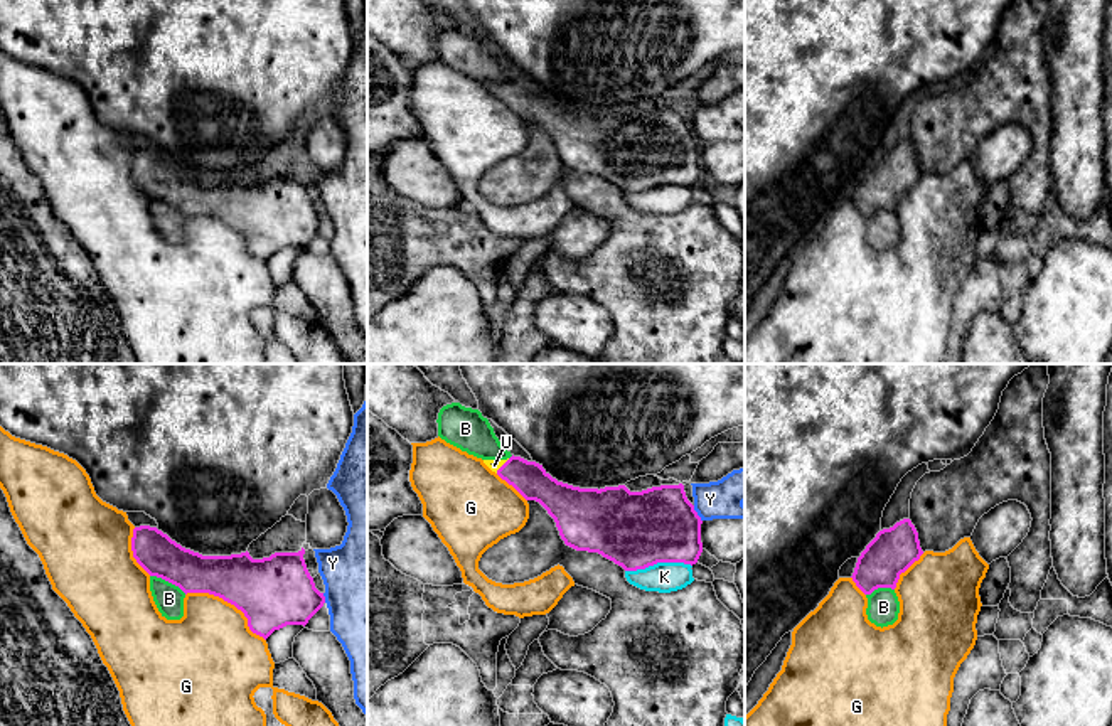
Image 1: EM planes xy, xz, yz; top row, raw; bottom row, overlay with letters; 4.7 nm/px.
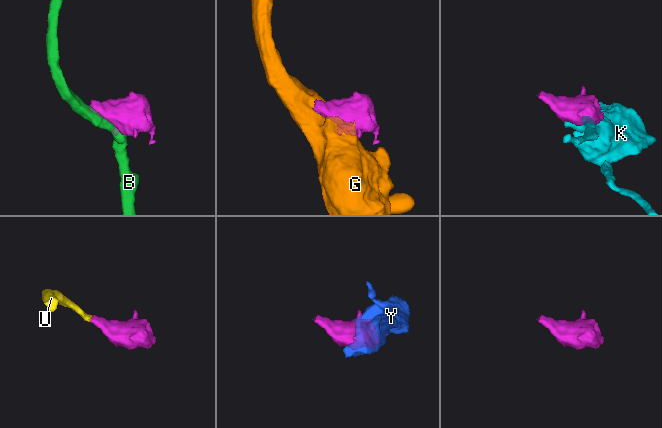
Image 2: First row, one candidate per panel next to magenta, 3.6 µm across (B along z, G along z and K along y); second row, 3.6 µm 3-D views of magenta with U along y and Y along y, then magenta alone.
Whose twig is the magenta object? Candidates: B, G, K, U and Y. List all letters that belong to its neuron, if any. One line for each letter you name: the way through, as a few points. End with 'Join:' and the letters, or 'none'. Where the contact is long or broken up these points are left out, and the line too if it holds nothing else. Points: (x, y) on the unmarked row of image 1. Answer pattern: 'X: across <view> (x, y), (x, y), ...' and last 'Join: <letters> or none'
U: across xz (529, 101), (502, 88), (494, 88)
Join: U

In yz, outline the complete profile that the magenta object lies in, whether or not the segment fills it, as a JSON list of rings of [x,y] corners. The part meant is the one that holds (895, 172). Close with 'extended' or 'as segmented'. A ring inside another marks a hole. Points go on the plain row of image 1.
[[[910,141],[883,152],[858,180],[853,204],[864,216],[878,211],[896,211],[900,197],[905,195],[923,177],[918,155]]]; as segmented

